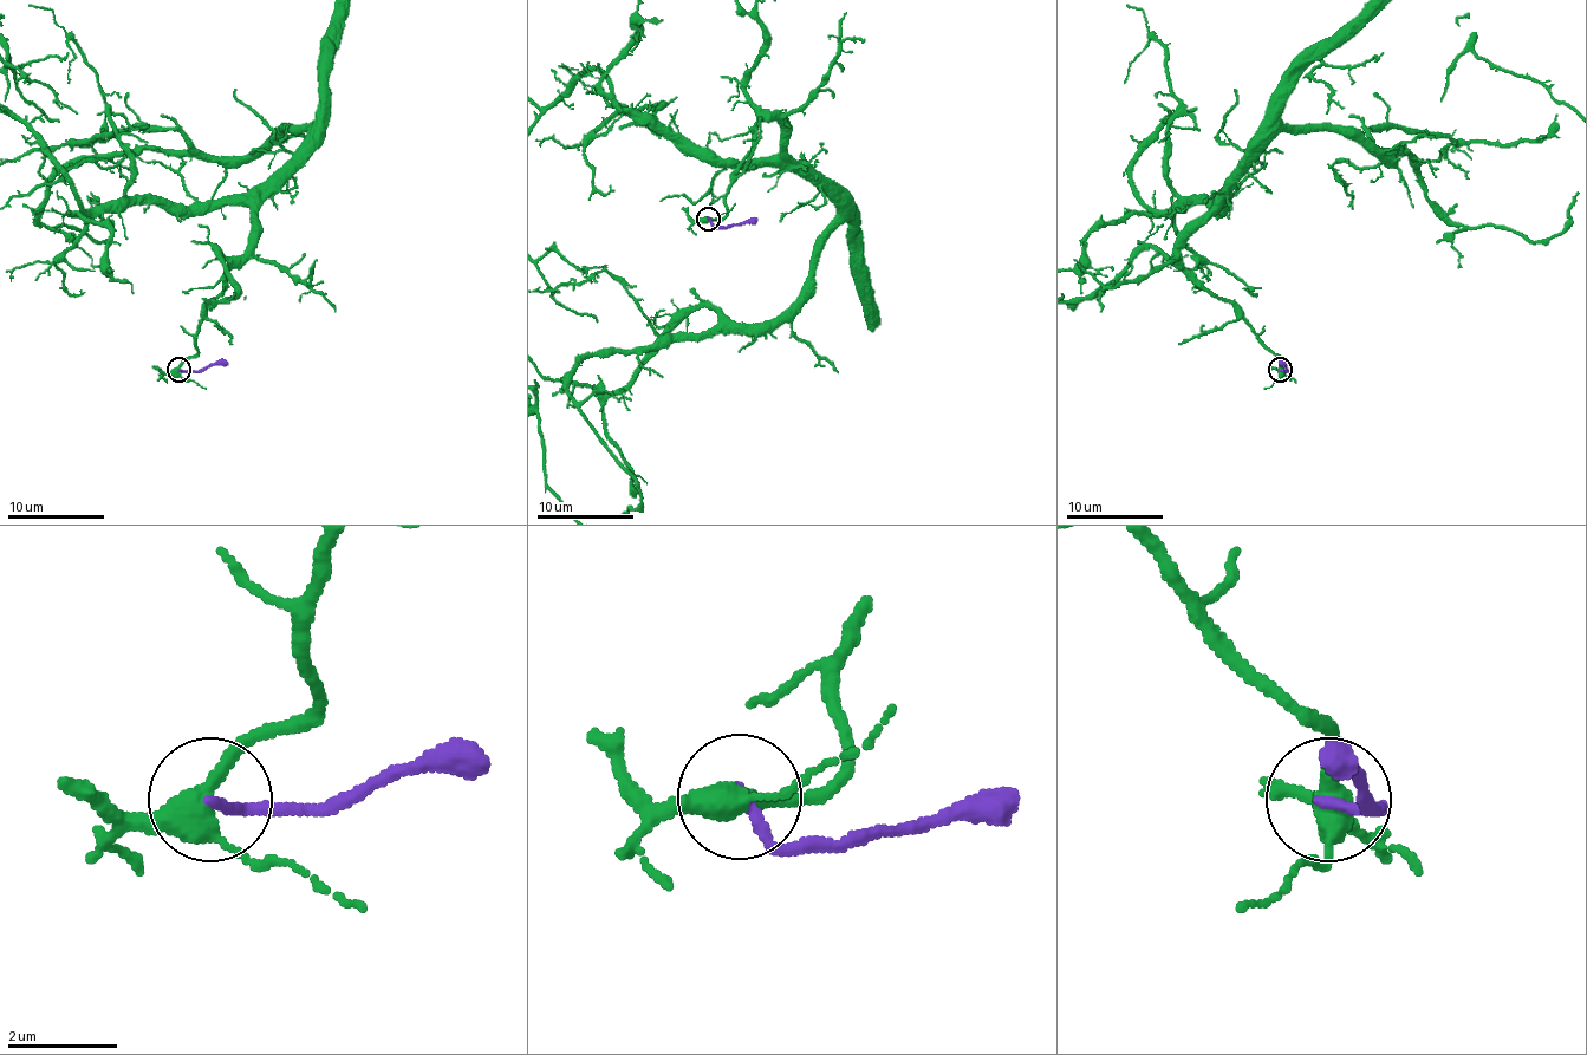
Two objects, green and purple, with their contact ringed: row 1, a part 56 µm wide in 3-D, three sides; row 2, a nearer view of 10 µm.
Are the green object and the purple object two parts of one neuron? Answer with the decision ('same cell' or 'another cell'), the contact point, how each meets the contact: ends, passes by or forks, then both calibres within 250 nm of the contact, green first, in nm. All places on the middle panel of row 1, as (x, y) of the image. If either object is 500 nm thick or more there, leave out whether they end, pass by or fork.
another cell | (708, 219) | green forks | purple ends | 380/200 nm

